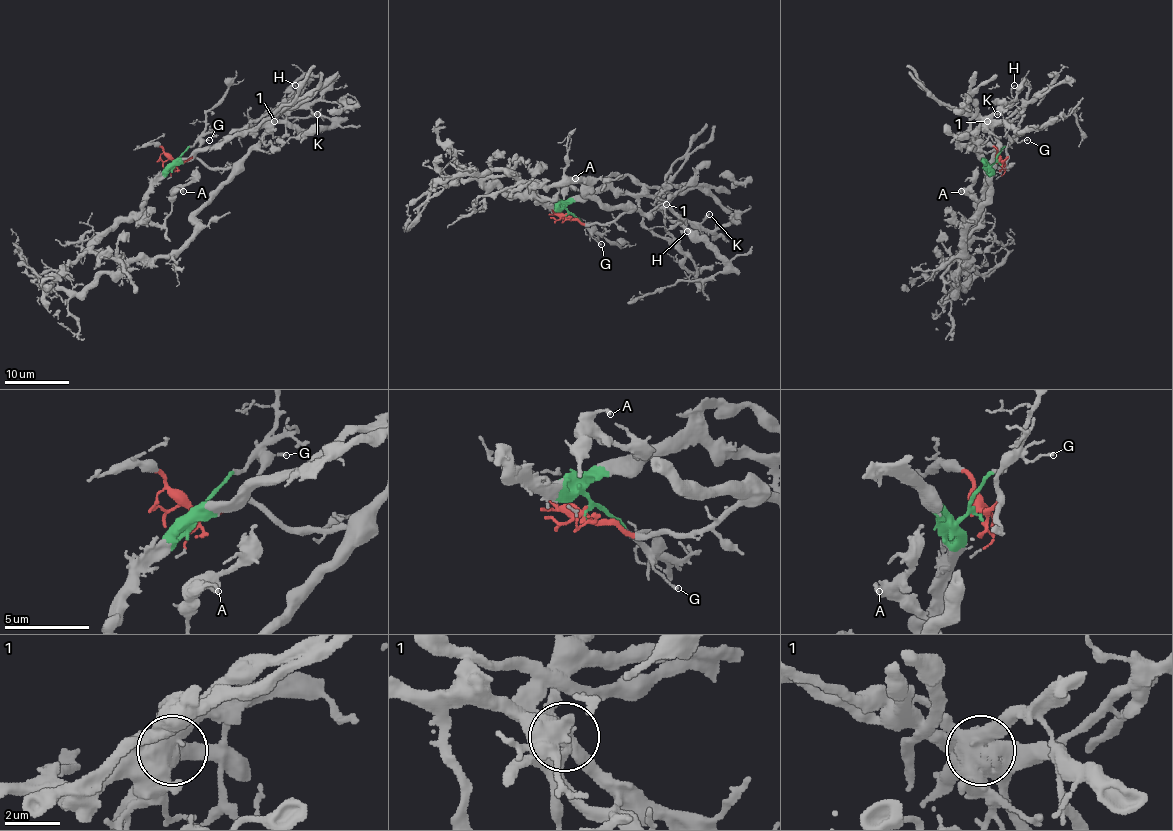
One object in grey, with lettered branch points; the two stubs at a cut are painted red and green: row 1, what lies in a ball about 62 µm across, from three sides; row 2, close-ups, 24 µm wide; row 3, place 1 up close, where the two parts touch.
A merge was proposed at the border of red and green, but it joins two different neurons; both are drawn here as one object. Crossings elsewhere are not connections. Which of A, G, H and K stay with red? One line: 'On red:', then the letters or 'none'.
On red: H

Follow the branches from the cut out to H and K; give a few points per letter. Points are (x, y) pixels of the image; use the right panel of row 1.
H: (998, 161), (1006, 158), (1006, 168), (995, 164), (996, 142), (993, 127), (1022, 103), (1011, 93), (1014, 85)
K: (998, 161), (983, 160), (975, 152), (972, 139), (995, 113), (1006, 108), (996, 114)

